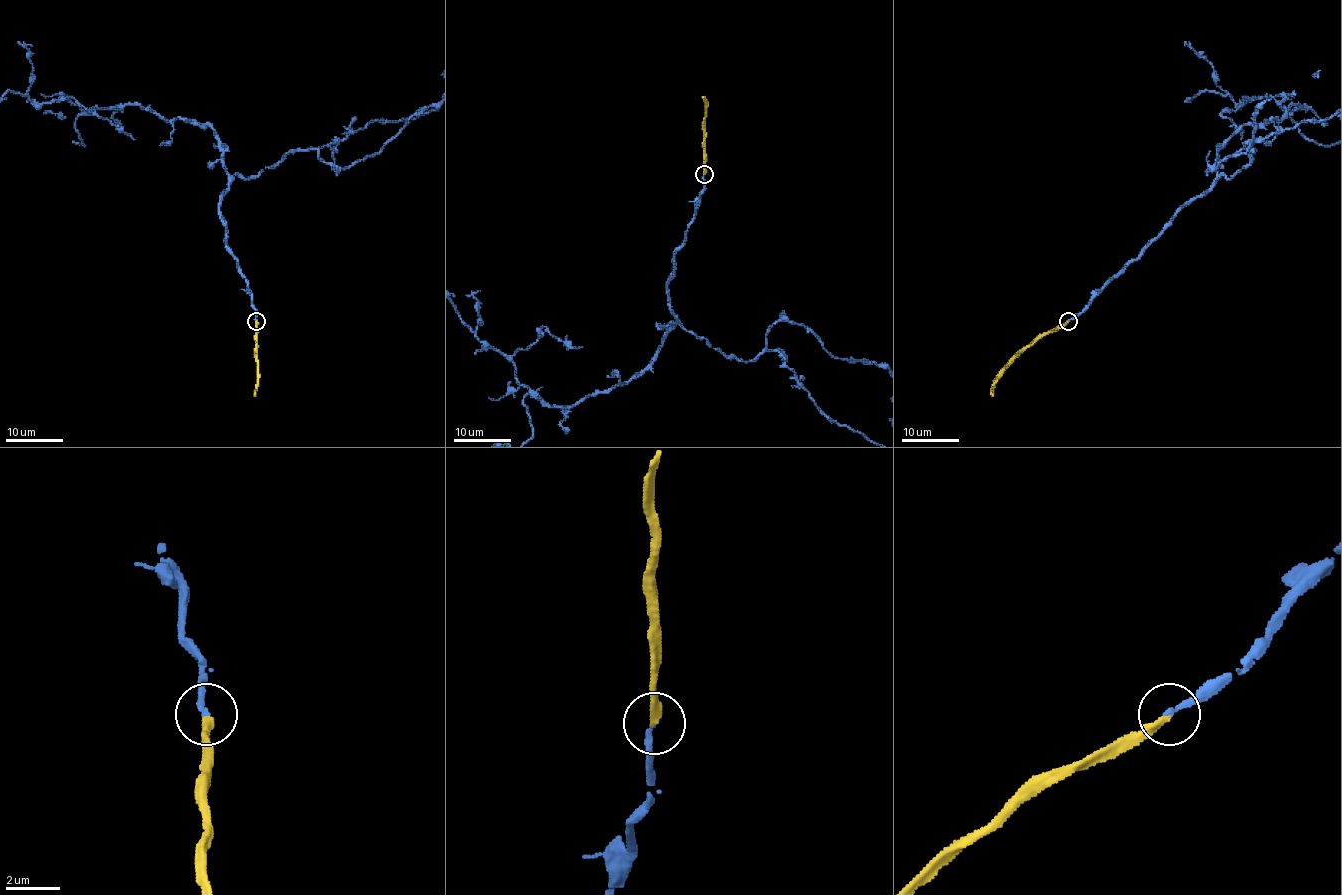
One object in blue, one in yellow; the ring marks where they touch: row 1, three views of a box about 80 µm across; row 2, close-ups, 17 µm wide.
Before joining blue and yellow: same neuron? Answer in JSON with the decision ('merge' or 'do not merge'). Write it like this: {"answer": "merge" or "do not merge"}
{"answer": "merge"}

